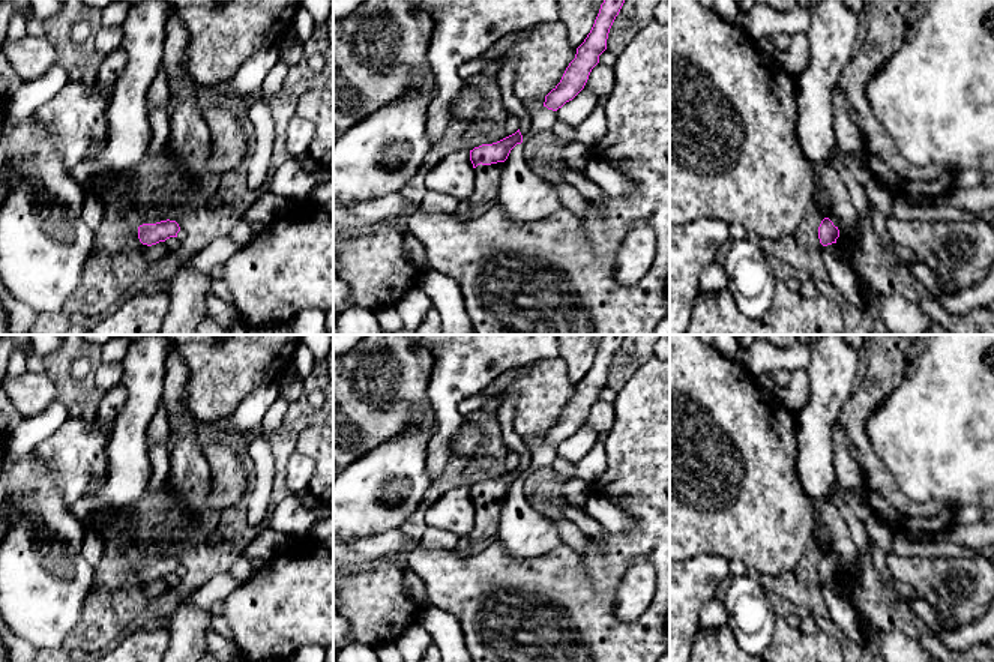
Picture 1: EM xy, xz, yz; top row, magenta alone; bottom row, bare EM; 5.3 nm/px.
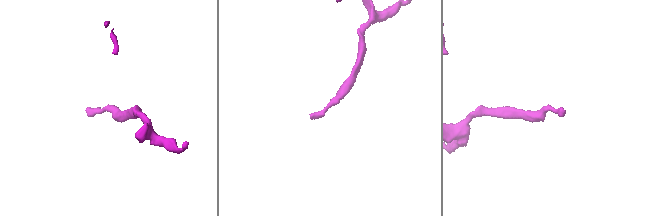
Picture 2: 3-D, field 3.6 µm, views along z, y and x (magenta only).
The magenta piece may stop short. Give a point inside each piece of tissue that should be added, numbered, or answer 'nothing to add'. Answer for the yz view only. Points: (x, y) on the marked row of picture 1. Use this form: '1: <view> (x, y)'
1: yz (880, 269)

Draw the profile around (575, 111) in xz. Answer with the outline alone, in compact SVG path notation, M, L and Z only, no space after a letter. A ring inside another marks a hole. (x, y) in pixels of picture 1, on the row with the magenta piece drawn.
M583 89L572 101L557 110L557 119L572 128L577 128L599 104L601 101L595 93Z

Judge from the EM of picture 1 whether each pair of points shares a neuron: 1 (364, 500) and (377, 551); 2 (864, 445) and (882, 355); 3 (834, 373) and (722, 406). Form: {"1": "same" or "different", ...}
{"1": "different", "2": "same", "3": "different"}

